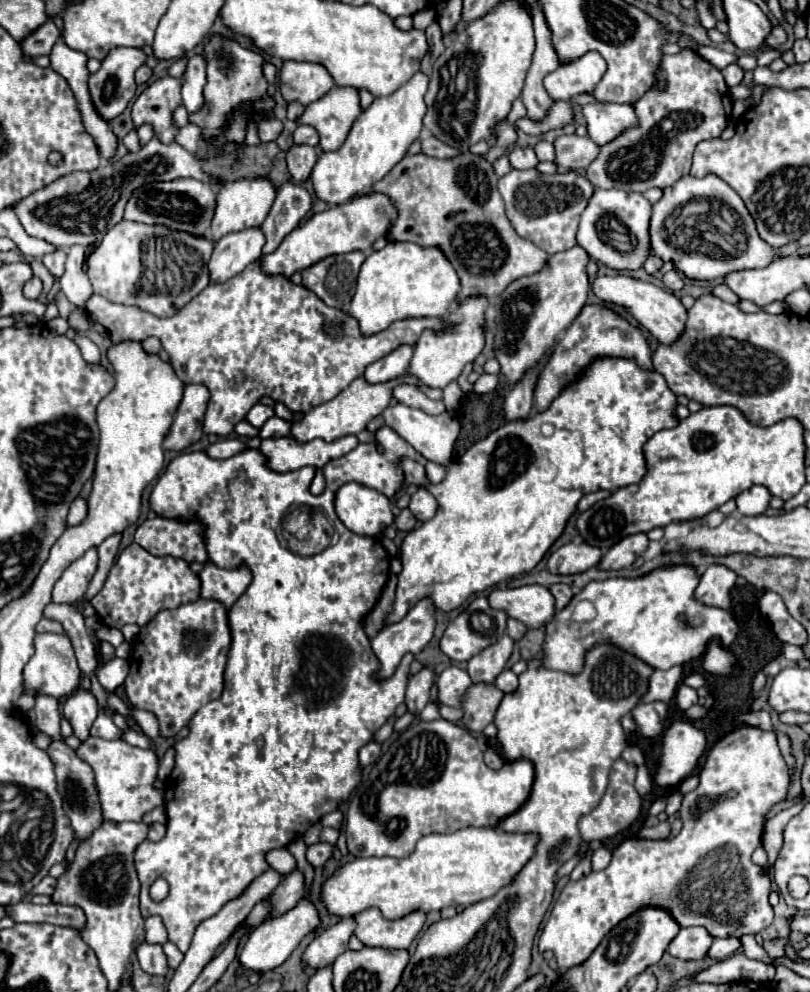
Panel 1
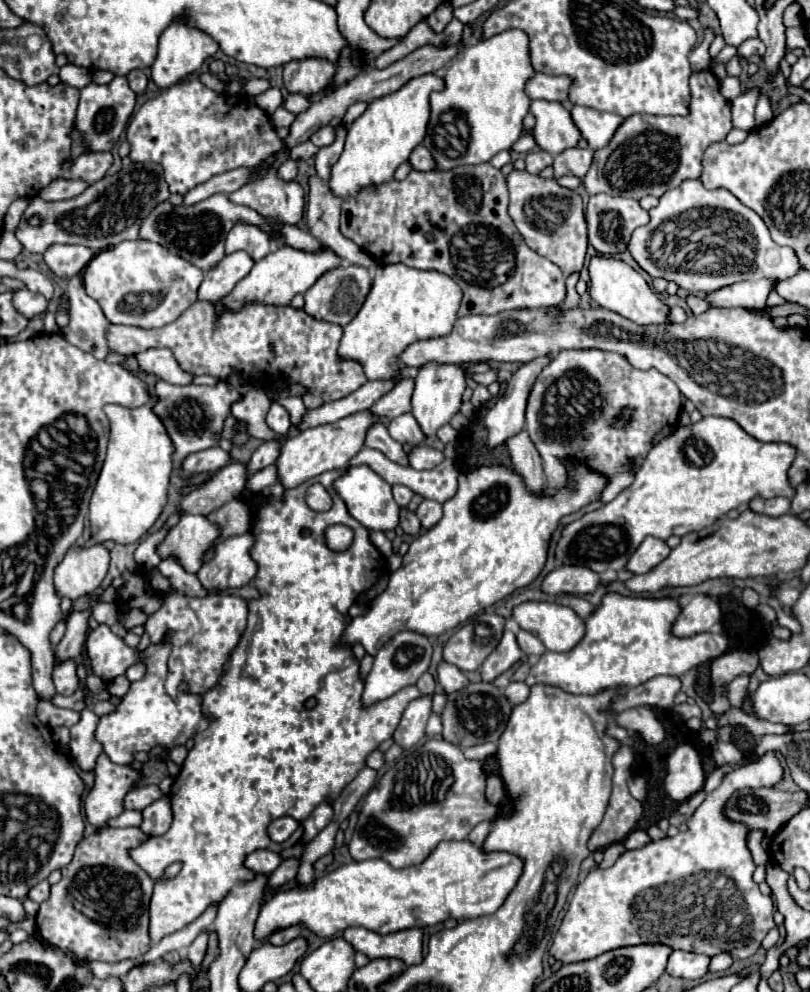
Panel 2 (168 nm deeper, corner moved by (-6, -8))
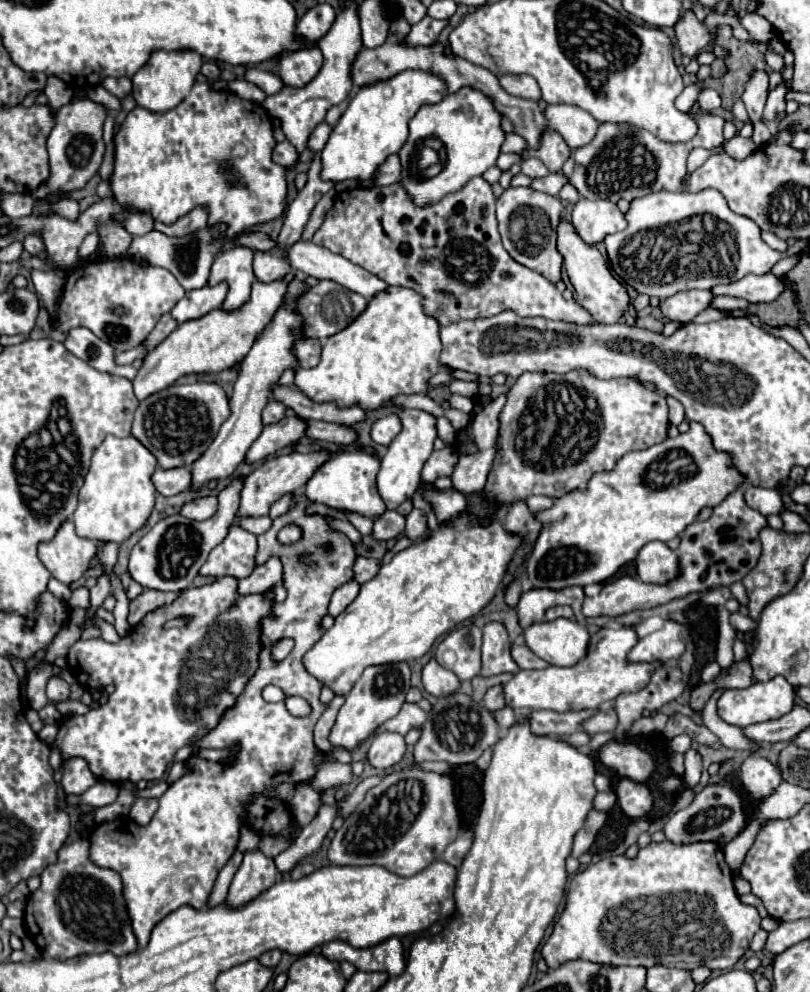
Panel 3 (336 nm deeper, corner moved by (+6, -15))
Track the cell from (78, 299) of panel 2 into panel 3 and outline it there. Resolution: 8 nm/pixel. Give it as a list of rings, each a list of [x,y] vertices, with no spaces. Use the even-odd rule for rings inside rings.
[[[83,327],[71,329],[71,333],[63,345],[75,357],[83,359],[87,365],[91,365],[93,369],[97,369],[101,373],[119,375],[119,377],[125,377],[129,381],[137,375],[137,369],[133,369],[133,365],[117,365],[115,363],[115,349]]]

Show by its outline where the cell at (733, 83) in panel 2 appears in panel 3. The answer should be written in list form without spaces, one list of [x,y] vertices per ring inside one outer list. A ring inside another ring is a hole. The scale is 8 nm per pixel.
[[[703,89],[699,93],[697,103],[699,103],[699,109],[703,113],[711,113],[711,111],[715,111],[715,109],[721,107],[721,97],[719,97],[719,93],[715,89]]]

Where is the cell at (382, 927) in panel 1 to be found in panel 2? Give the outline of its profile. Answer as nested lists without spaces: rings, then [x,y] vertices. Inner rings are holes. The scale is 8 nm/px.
[[[347,928],[345,940],[353,944],[355,950],[373,958],[399,958],[407,966],[419,964],[423,958],[423,930],[409,928],[387,936],[371,932],[367,928]]]

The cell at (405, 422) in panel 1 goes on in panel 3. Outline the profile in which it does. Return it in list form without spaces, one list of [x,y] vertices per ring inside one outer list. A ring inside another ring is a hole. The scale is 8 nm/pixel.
[[[389,413],[381,419],[377,419],[371,427],[371,439],[377,443],[377,445],[389,445],[401,431],[401,419],[397,413]]]

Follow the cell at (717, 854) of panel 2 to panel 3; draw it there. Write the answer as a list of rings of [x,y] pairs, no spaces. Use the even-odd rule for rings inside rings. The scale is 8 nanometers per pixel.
[[[649,843],[645,849],[639,849],[635,859],[627,859],[625,855],[607,857],[575,875],[569,885],[565,911],[557,919],[551,937],[541,947],[541,955],[549,969],[573,959],[585,959],[603,965],[653,967],[661,963],[687,971],[693,971],[695,967],[725,971],[749,949],[753,935],[761,929],[759,923],[761,917],[757,909],[739,901],[731,869],[717,843]]]

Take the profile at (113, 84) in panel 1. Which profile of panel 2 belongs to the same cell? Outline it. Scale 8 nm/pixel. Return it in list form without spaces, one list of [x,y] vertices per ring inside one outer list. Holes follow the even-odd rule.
[[[115,76],[109,84],[101,86],[101,84],[87,84],[81,90],[81,100],[79,100],[79,110],[77,110],[77,130],[73,132],[73,156],[79,156],[79,152],[83,152],[83,148],[91,148],[91,150],[111,150],[121,132],[125,130],[131,114],[135,108],[135,92],[129,88],[129,82],[125,76]]]

